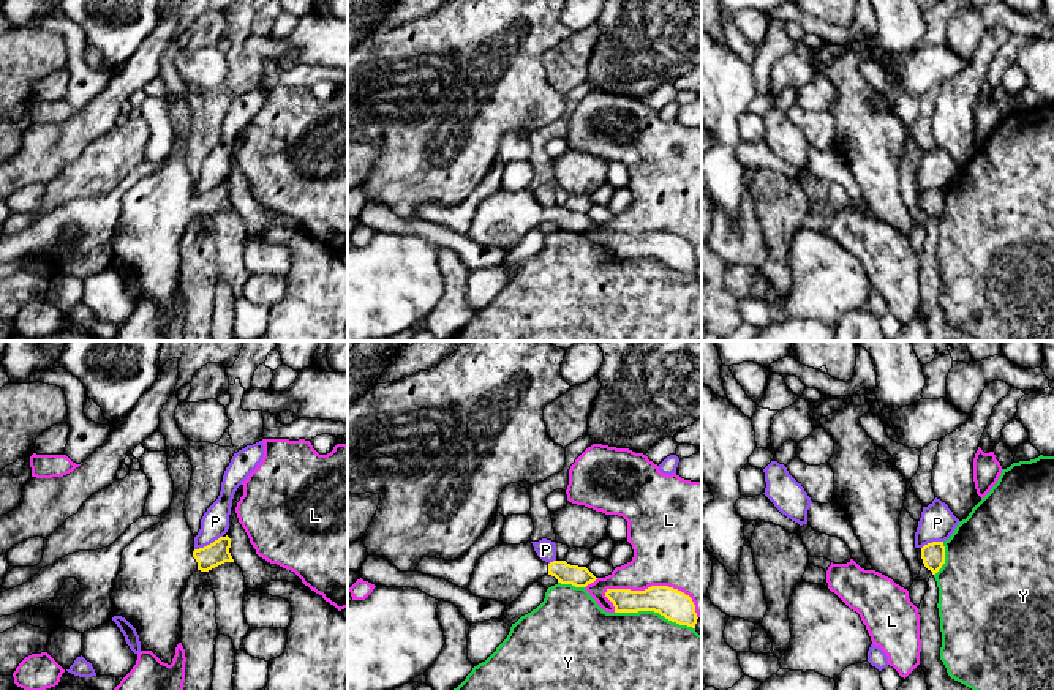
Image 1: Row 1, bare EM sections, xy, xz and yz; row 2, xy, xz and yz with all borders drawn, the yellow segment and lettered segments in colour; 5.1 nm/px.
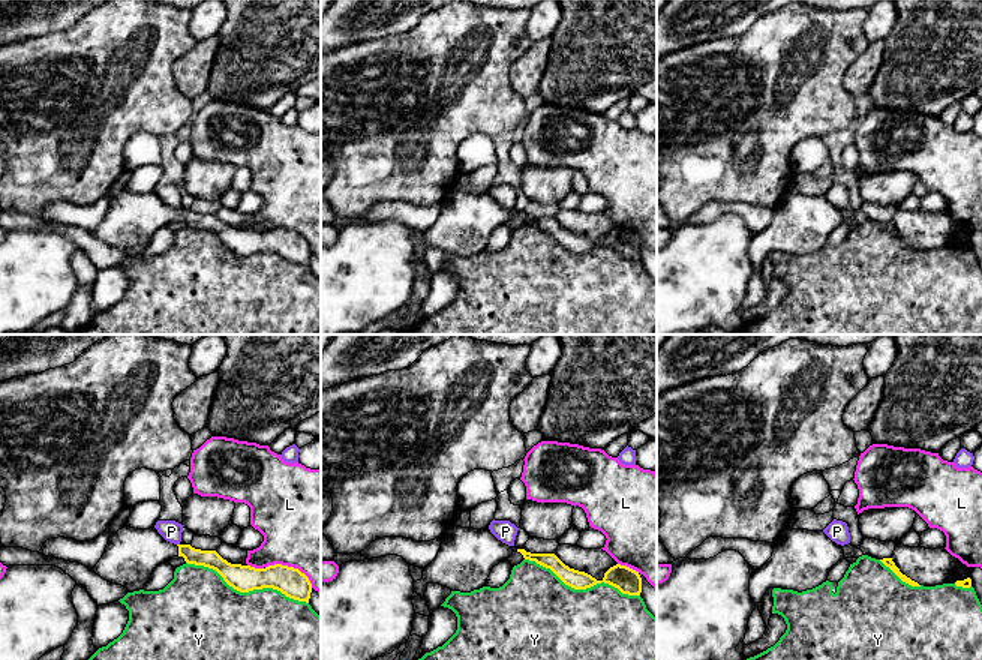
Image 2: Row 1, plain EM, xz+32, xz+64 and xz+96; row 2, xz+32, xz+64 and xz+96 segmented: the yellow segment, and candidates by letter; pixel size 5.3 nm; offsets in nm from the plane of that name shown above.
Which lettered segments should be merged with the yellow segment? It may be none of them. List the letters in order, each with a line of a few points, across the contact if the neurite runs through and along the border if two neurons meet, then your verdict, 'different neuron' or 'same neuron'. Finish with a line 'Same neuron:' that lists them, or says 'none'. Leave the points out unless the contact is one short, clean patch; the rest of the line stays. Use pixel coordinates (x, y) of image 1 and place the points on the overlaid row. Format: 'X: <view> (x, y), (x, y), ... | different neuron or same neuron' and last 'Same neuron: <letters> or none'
L: different neuron
P: xy (222, 536), (195, 550) | different neuron
Y: different neuron
Same neuron: none

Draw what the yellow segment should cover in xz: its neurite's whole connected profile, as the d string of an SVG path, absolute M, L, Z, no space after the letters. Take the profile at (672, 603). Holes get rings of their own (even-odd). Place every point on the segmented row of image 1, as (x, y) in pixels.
M651 586L645 591L607 589L605 597L613 603L615 613L654 611L692 628L698 619L692 598L668 586Z

